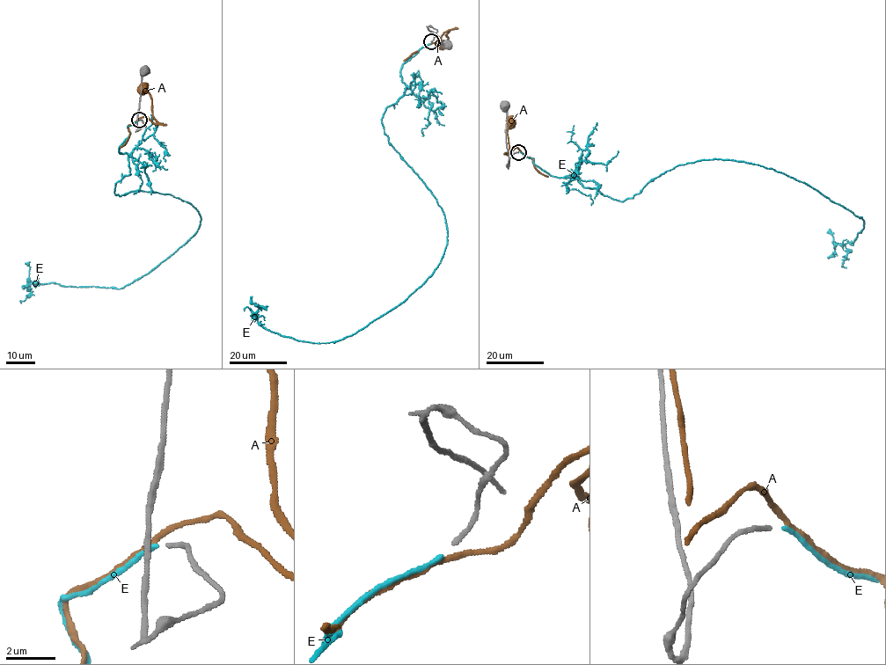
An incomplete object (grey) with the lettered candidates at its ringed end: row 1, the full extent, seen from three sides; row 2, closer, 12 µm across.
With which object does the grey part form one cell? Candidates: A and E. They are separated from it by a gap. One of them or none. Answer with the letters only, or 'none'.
E

